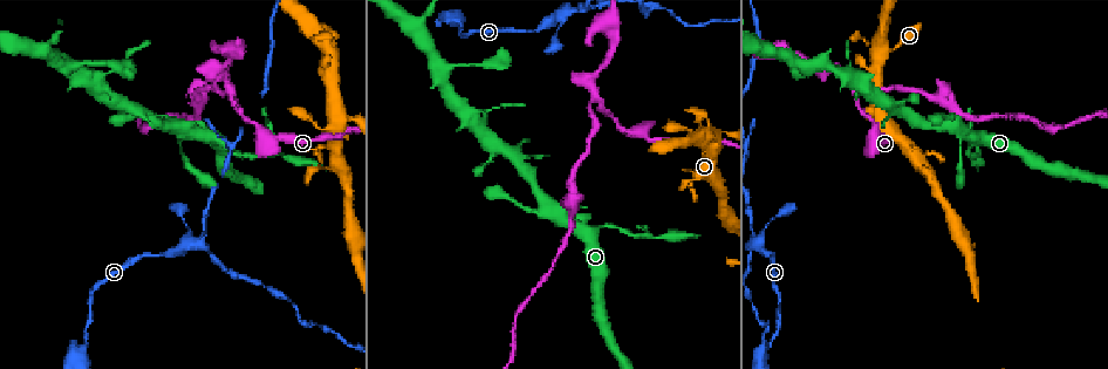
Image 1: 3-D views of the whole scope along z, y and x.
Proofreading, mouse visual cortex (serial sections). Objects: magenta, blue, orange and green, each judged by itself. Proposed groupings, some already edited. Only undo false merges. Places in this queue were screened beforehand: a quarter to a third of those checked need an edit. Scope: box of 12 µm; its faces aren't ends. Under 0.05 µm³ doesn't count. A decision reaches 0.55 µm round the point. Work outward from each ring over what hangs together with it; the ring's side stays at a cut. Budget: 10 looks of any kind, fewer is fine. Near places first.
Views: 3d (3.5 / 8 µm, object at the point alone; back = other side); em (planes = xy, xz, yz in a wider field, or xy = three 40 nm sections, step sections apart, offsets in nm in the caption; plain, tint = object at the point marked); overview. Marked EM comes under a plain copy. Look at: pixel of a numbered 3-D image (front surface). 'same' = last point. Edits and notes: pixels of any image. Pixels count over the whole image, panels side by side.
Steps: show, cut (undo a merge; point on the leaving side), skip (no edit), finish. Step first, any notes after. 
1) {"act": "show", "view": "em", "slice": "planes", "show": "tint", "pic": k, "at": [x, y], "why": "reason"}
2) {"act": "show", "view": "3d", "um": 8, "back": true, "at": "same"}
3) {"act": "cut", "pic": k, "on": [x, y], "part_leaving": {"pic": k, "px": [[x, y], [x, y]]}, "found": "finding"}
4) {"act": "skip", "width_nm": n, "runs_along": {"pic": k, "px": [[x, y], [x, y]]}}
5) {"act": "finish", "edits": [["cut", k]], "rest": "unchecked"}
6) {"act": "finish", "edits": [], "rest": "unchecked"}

{"act": "show", "view": "3d", "um": 8, "back": true, "pic": 1, "at": [334, 118], "why": "sharp bend"}

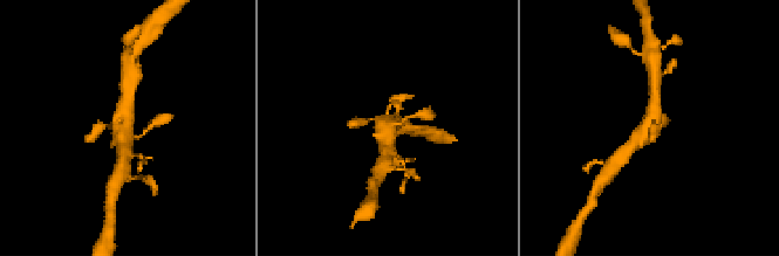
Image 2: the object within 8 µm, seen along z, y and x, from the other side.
{"act": "show", "view": "em", "slice": "planes", "show": "tint", "pic": 2, "at": [390, 125], "arms": 4, "arm_widths_nm": [150, 200, 400, 450], "why": "need the tissue"}

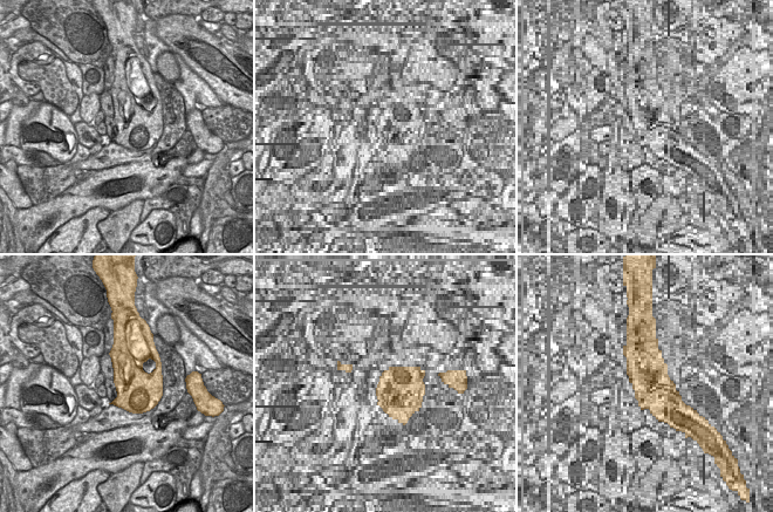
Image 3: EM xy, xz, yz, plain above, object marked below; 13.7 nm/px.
{"act": "skip", "runs_along": {"pic": 2, "px": [[654, 94], [649, 128], [624, 152]]}, "found": "continuous, no second cell"}

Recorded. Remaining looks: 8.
{"act": "show", "view": "3d", "um": 8, "pic": 1, "at": [643, 135]}

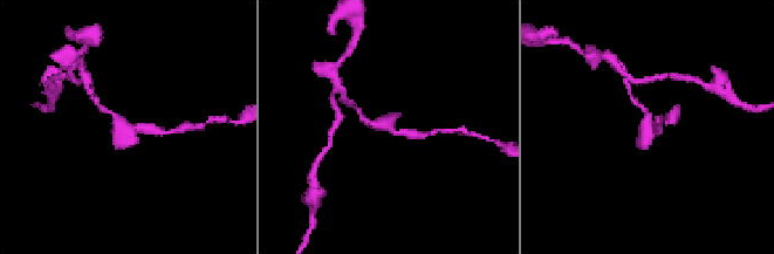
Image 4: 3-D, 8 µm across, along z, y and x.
{"act": "show", "view": "3d", "um": 3.5, "pic": 4, "at": [648, 126]}

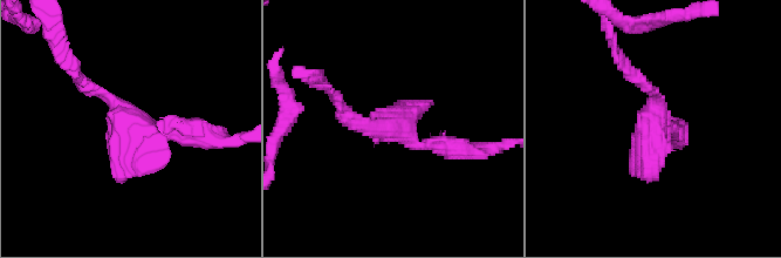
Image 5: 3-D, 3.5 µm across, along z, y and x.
{"act": "show", "view": "em", "slice": "xy", "step": 1, "show": "tint", "pic": 5, "at": [399, 130]}

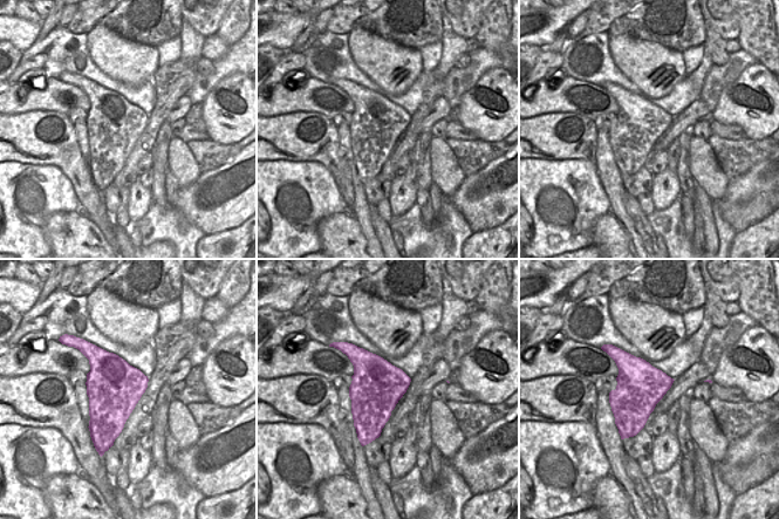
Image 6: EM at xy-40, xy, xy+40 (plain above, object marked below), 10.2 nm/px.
{"act": "skip", "runs_along": {"pic": 5, "px": [[207, 140], [135, 124], [77, 77]]}, "found": "continuous, no second cell"}

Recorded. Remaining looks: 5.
{"act": "show", "view": "3d", "um": 8, "pic": 1, "at": [595, 102], "why": "a fork"}

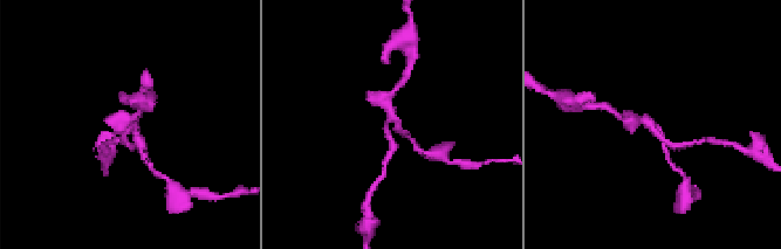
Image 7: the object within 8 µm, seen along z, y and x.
{"act": "show", "view": "3d", "um": 3.5, "pic": 7, "at": [653, 129], "why": "closer look"}

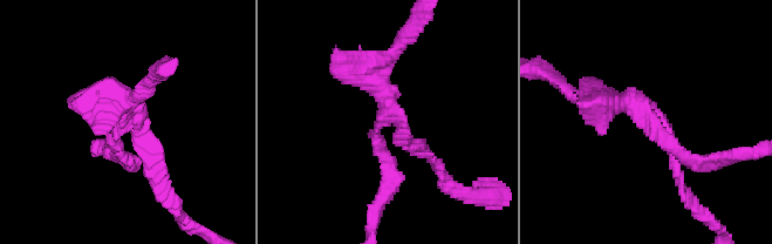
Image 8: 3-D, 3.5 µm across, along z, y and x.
{"act": "show", "view": "em", "slice": "planes", "show": "tint", "pic": 8, "at": [128, 121], "arms": 3, "arm_widths_nm": [150, 200, 350], "why": "shape alone is not enough"}

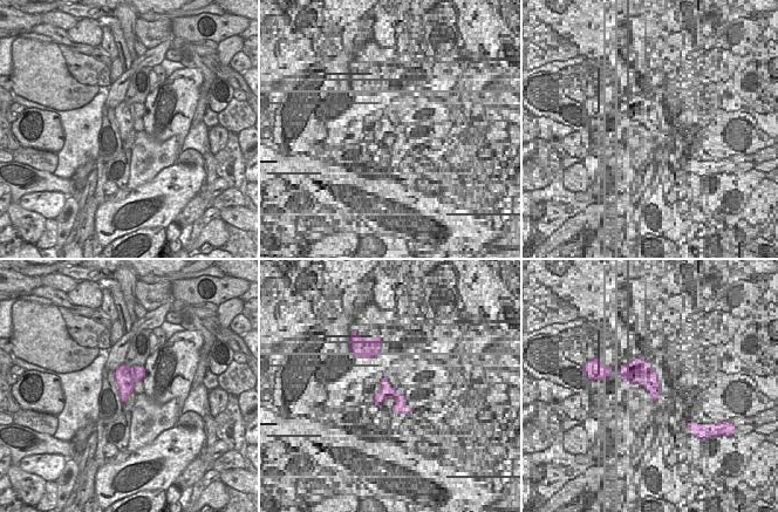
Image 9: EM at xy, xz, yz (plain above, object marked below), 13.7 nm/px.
{"act": "skip", "width_nm": 320, "runs_along": {"pic": 8, "px": [[676, 174], [658, 120], [587, 101]]}, "found": "continuous, no second cell"}

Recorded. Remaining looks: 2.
{"act": "show", "view": "3d", "um": 3.5, "back": true, "pic": 1, "at": [183, 221], "why": "sudden change in width"}

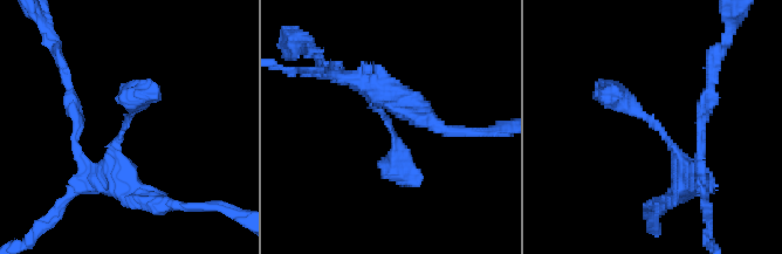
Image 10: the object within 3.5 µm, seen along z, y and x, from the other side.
{"act": "show", "view": "em", "slice": "xy", "step": 1, "show": "tint", "pic": 10, "at": [388, 125]}

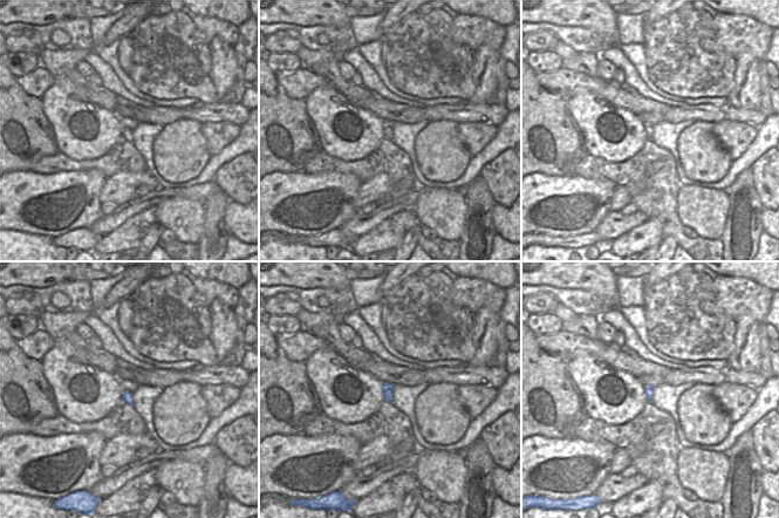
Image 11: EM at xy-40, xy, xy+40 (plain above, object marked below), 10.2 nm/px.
{"act": "skip", "runs_along": {"pic": 10, "px": [[686, 183], [653, 121], [599, 86]]}, "found": "one cell here"}

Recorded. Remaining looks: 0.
{"act": "finish", "edits": [], "rest": "unchecked"}

